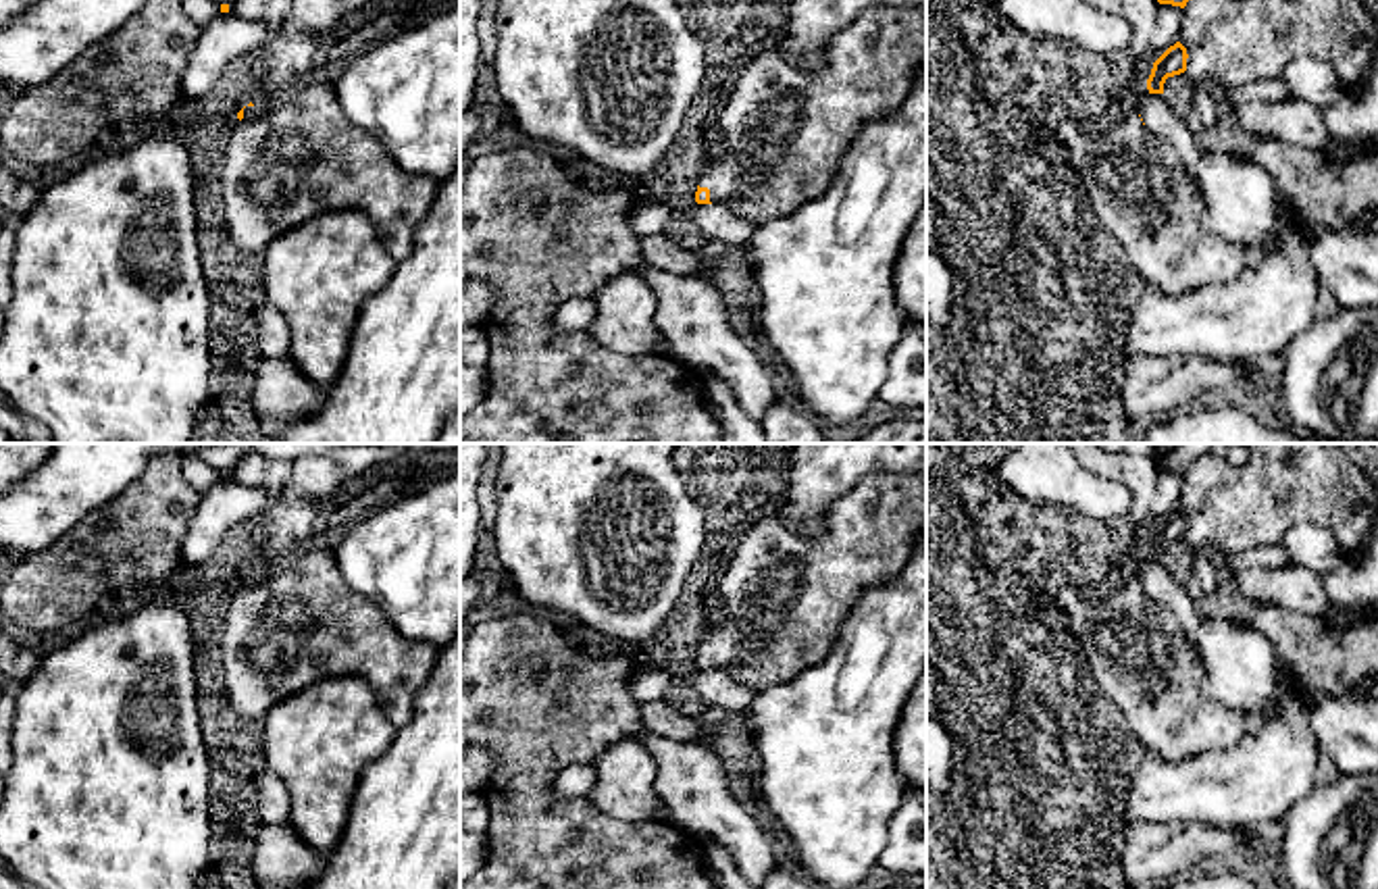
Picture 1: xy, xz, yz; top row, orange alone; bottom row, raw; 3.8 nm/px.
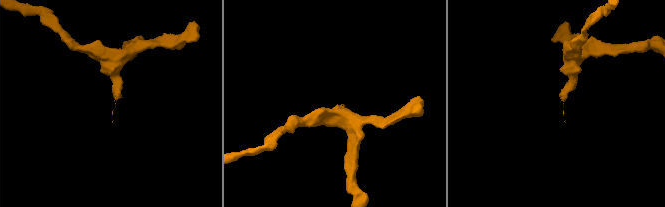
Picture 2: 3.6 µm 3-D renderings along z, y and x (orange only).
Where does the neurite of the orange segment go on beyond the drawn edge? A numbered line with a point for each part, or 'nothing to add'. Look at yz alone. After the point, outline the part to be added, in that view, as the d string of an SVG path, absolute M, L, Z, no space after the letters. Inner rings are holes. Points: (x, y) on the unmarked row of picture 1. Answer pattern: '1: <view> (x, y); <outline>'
1: yz (1135, 648); M1057 566L1039 570L1032 589L1049 591L1064 610L1089 672L1149 754L1182 762L1245 737L1243 712L1203 693L1197 645L1186 641L1174 612L1143 591L1134 573L1103 598L1080 593Z

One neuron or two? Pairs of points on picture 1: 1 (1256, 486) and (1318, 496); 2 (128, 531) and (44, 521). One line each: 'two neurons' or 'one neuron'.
1: one neuron
2: two neurons

